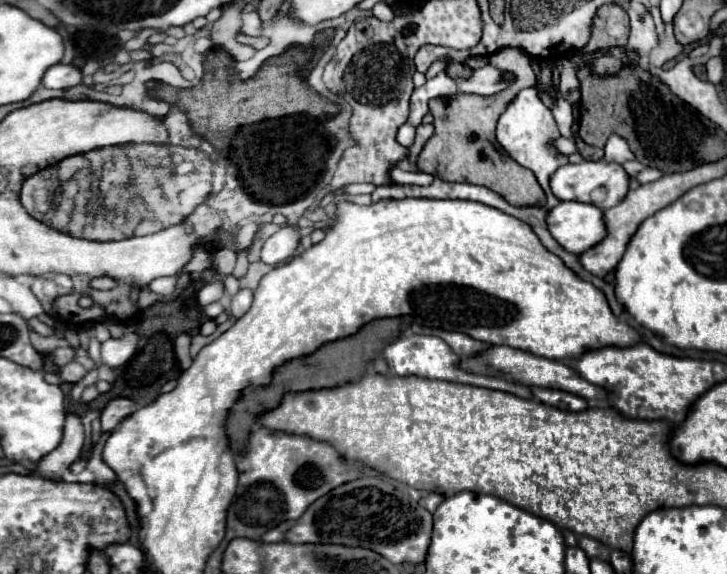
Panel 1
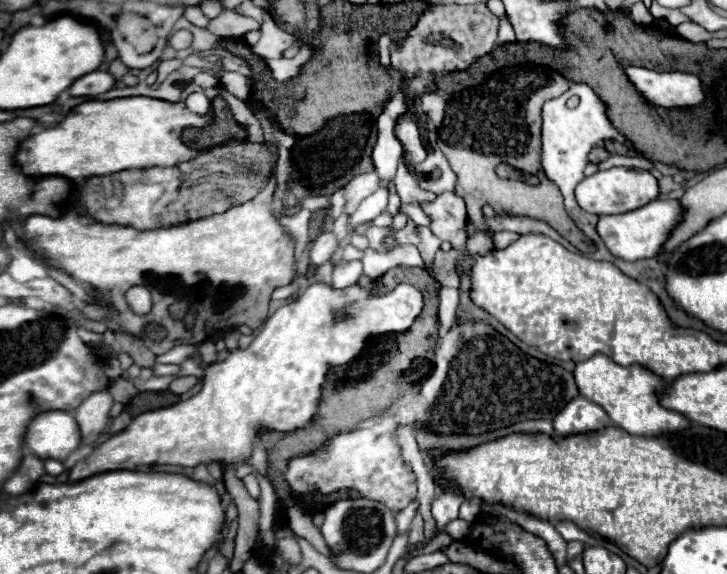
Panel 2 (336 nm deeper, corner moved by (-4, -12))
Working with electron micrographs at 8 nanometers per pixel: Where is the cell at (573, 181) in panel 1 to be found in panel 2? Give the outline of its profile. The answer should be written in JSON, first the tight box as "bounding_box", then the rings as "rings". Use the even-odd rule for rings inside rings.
{"bounding_box":[576,168,660,214],"rings":[[[610,168],[610,170],[598,170],[596,174],[584,178],[576,186],[576,200],[578,204],[592,214],[624,214],[630,210],[636,210],[652,200],[656,200],[660,194],[658,180],[648,170],[634,170],[634,168]]]}

